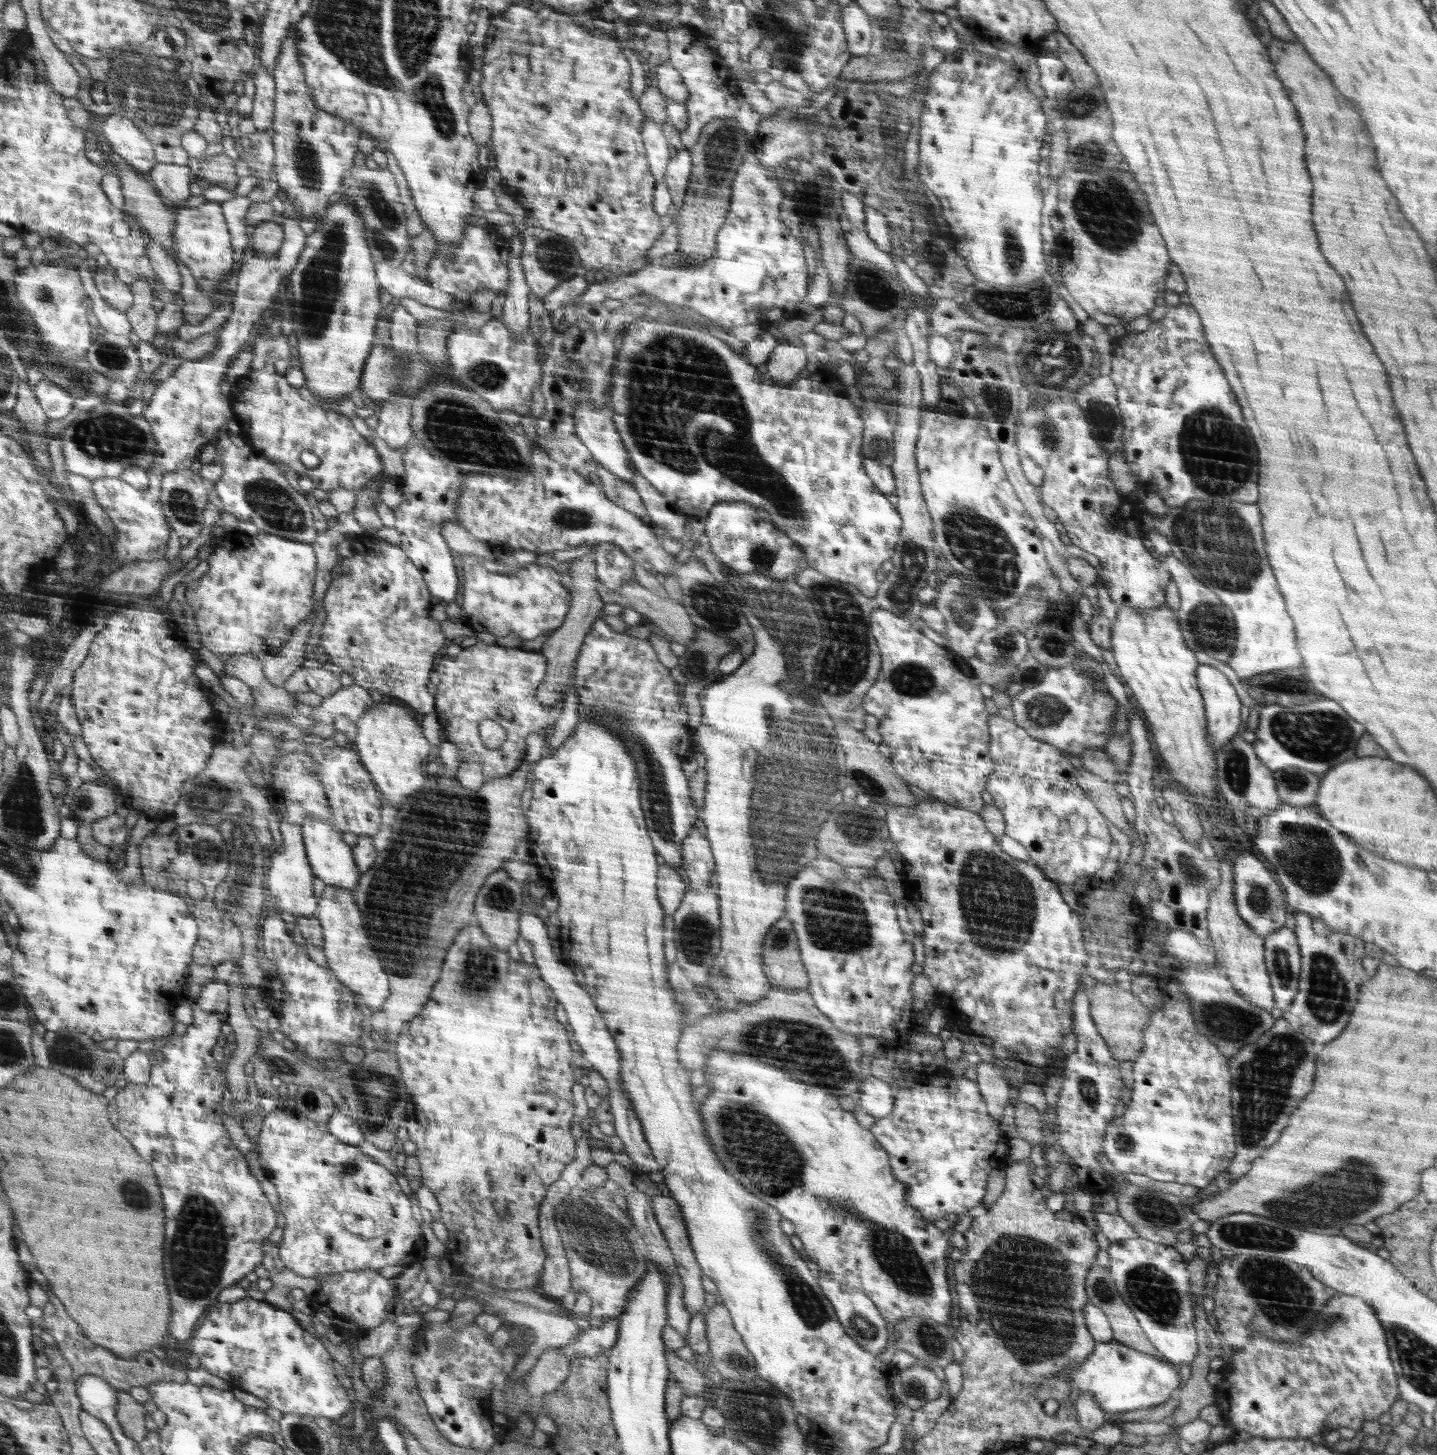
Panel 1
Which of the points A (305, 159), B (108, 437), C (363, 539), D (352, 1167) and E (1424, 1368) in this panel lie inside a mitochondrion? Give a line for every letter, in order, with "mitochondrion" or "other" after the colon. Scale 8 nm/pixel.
A: mitochondrion
B: mitochondrion
C: other
D: mitochondrion
E: mitochondrion

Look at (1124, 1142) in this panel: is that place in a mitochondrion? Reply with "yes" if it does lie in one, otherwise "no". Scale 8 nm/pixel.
yes

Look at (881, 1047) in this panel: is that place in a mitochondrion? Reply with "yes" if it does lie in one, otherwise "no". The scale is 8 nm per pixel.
no

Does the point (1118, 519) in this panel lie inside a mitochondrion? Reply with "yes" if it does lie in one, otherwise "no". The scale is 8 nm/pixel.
no

